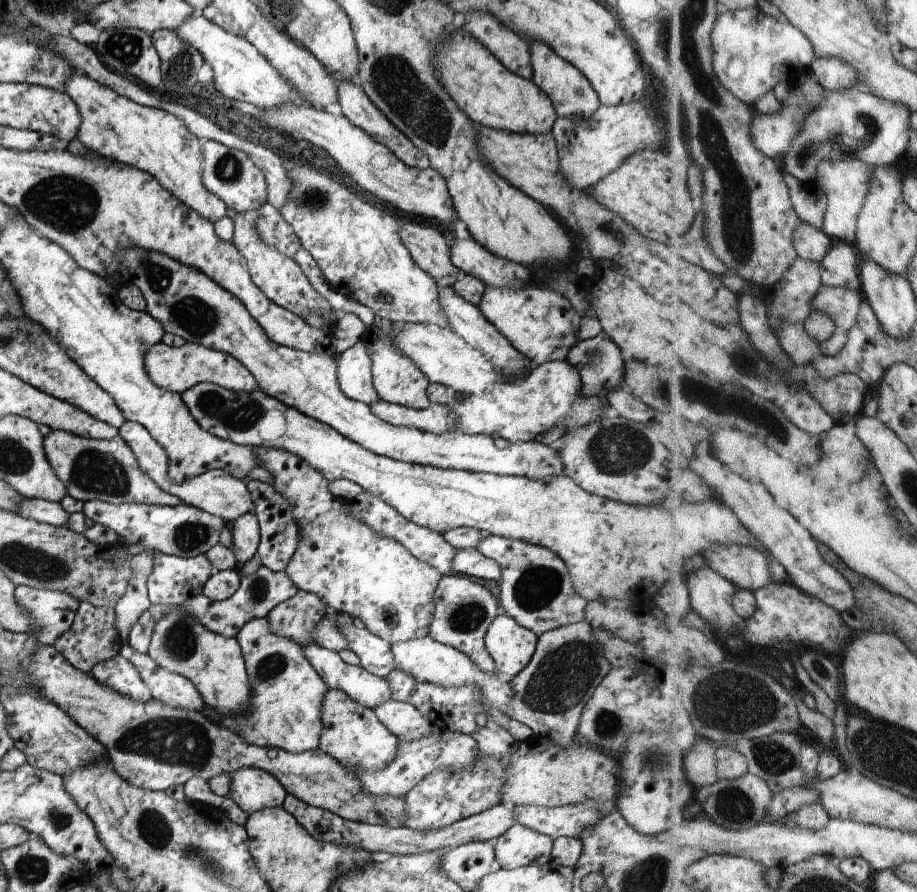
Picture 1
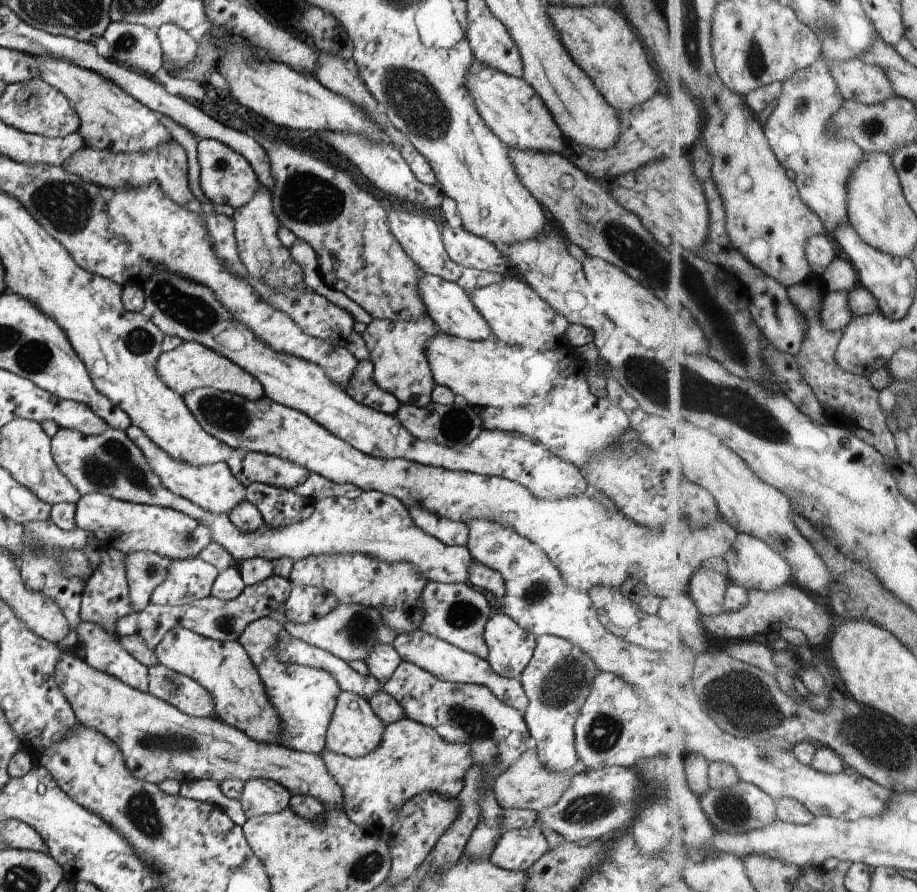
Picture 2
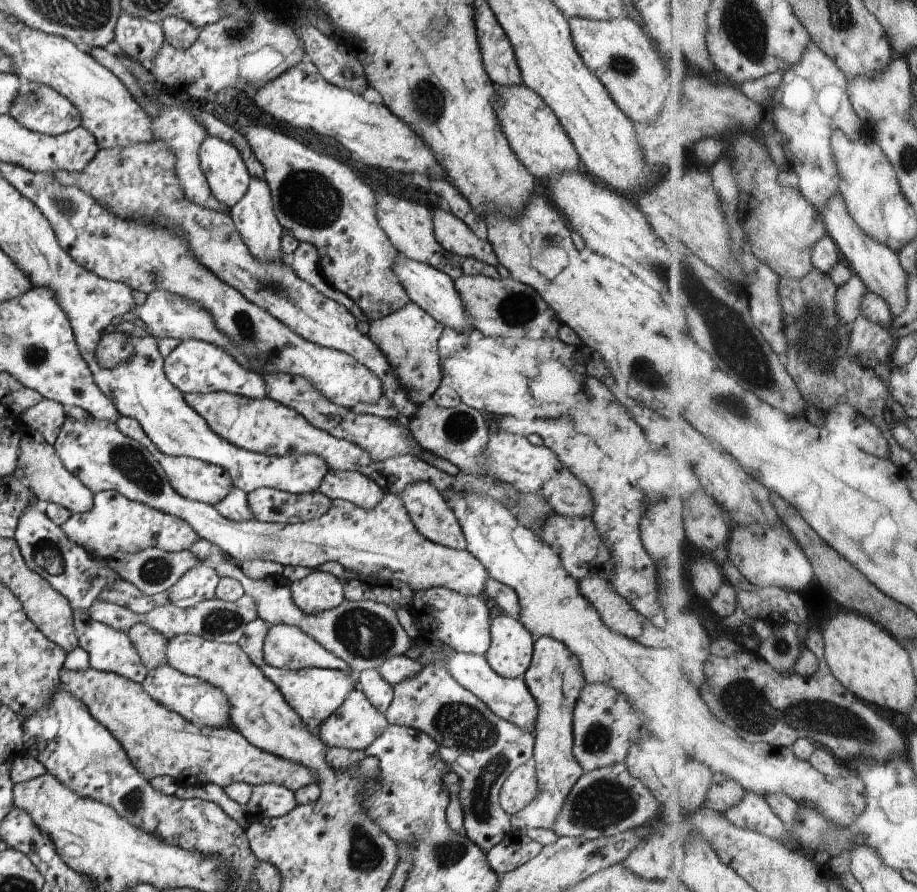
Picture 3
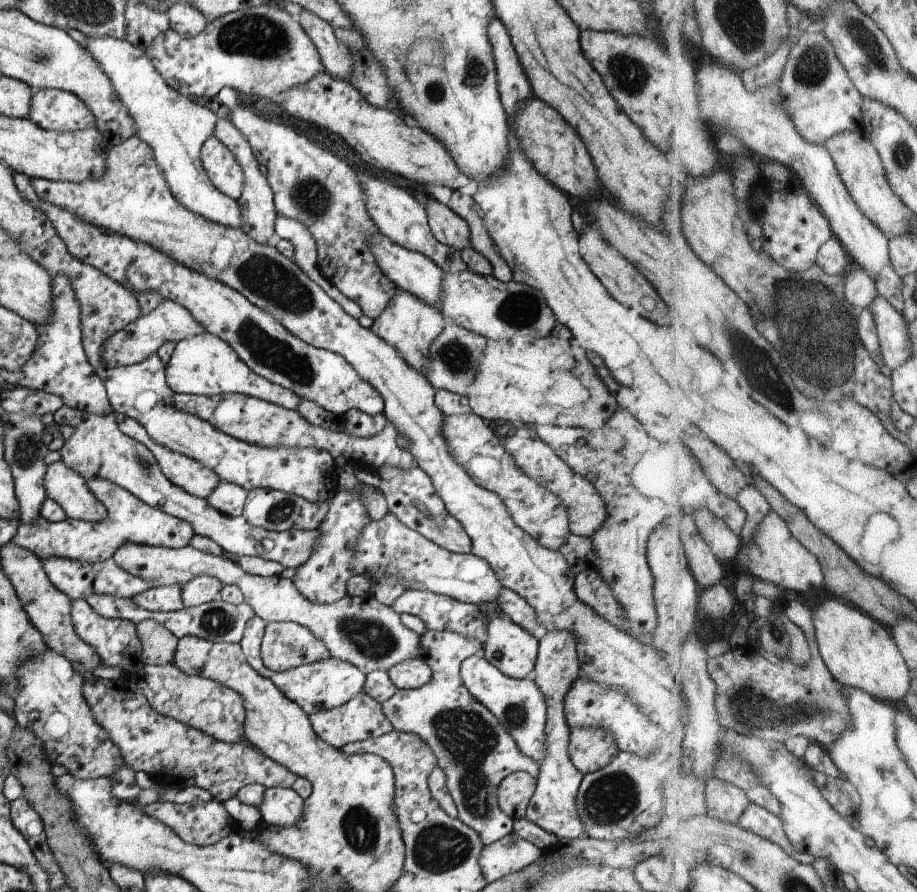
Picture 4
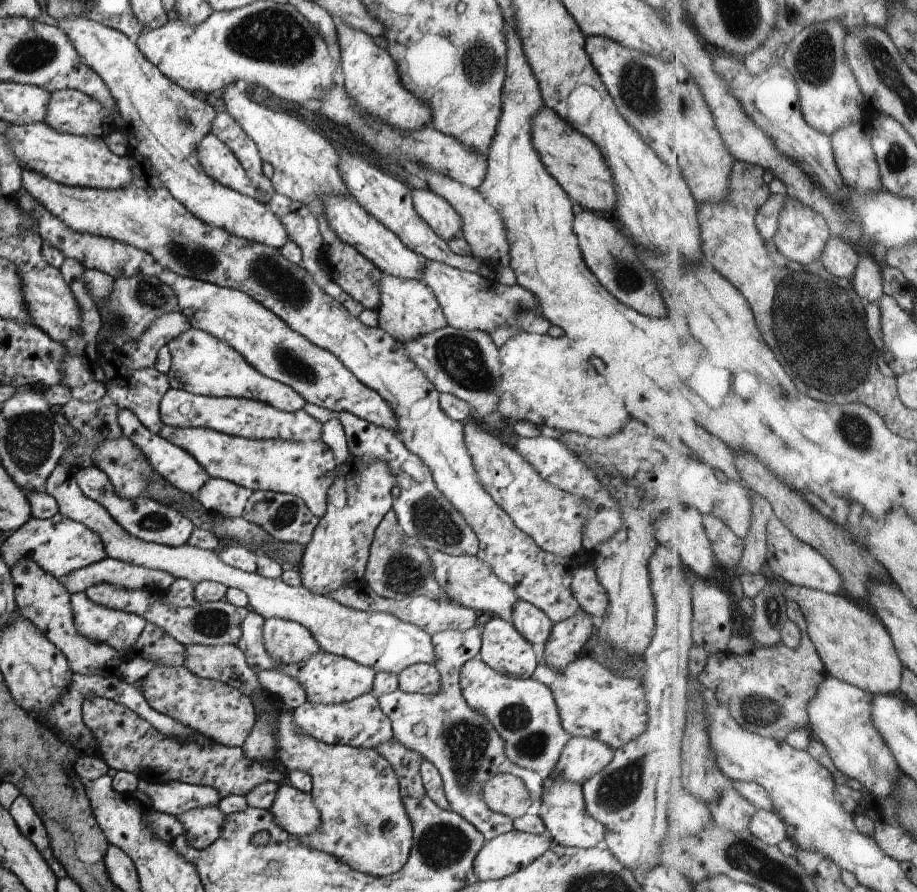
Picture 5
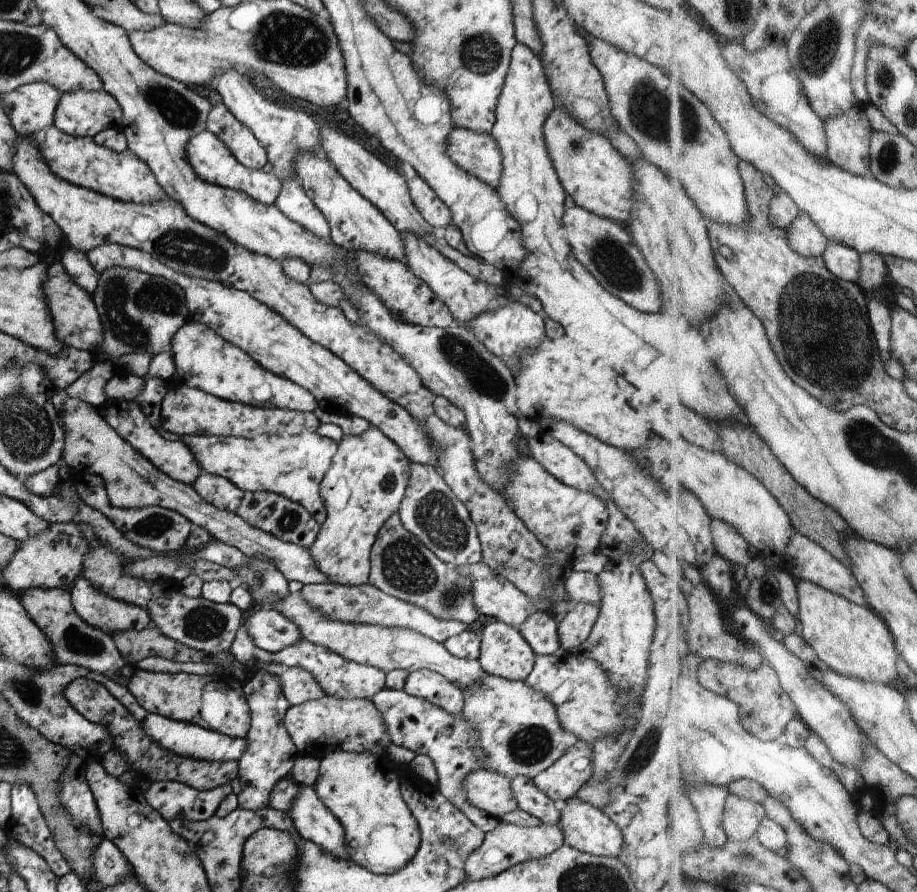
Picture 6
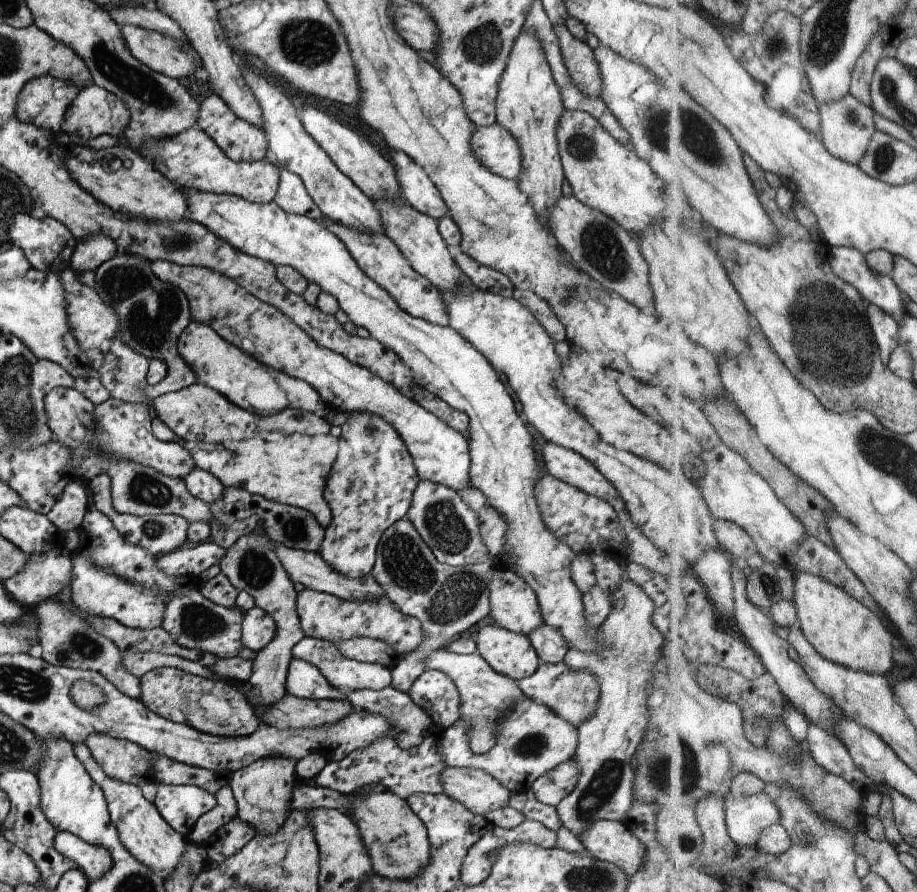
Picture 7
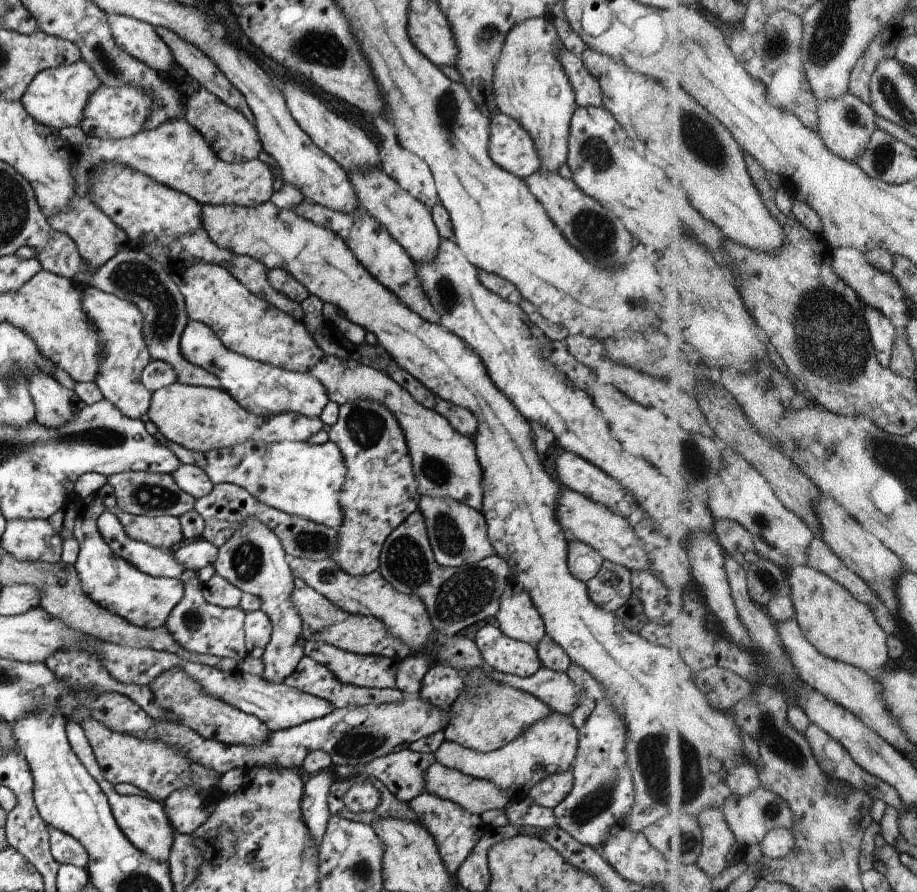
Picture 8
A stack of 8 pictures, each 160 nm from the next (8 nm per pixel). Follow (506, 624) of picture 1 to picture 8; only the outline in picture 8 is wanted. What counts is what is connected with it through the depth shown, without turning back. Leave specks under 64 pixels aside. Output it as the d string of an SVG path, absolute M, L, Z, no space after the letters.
M486 624L476 631L473 640L489 670L528 677L542 666L534 646L505 636L499 627Z

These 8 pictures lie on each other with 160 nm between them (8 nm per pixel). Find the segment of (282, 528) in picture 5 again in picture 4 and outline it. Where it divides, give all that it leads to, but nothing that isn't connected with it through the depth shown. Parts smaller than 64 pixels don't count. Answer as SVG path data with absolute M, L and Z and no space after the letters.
M254 488L249 490L246 494L241 515L249 524L264 528L265 530L275 532L283 532L291 530L291 528L295 528L295 530L315 530L323 516L325 516L325 512L327 512L327 502L329 502L329 496L327 496L327 500L323 500L323 502L313 502L313 504L311 504L311 501L305 500L300 496L295 496L294 494L284 493L268 488Z

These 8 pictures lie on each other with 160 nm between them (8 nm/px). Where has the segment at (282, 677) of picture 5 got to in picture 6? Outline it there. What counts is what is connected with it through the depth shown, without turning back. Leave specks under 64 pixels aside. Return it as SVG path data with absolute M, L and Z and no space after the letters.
M270 663L263 672L273 674L279 680L283 695L289 705L296 706L307 700L317 700L325 696L325 692L317 686L315 678L303 668L282 668L277 663Z

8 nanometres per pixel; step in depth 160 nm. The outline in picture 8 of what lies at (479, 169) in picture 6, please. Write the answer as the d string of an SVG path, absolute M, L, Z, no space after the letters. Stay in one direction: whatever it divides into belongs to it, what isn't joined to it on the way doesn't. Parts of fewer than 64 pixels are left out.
M499 113L490 119L487 152L493 164L525 180L536 172L539 157L531 137L514 120Z

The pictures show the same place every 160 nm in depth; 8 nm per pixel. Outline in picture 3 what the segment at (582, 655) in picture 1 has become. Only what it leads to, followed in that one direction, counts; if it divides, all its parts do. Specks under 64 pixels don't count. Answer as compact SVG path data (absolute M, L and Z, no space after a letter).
M541 636L533 643L530 666L523 681L537 704L531 759L537 793L523 811L510 816L510 827L520 833L537 828L552 830L565 796L582 774L579 764L571 756L572 713L576 699L585 686L582 670L575 656L561 642L549 636Z

